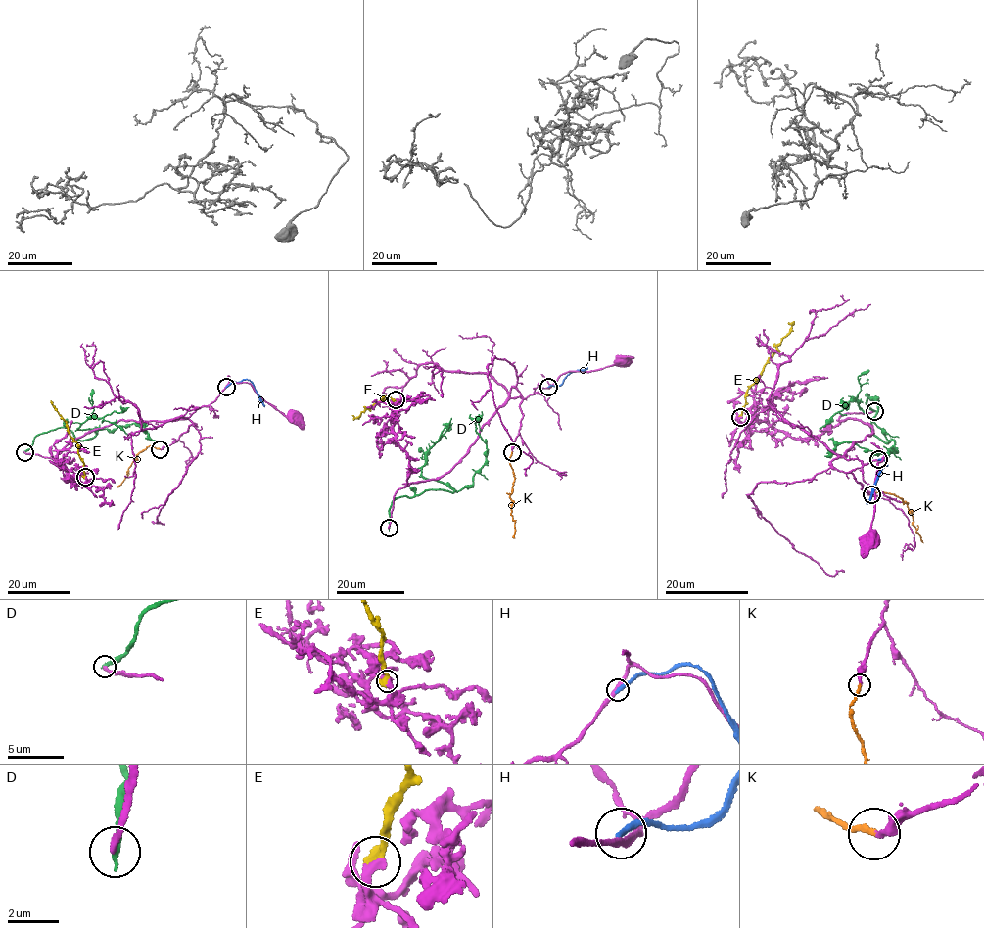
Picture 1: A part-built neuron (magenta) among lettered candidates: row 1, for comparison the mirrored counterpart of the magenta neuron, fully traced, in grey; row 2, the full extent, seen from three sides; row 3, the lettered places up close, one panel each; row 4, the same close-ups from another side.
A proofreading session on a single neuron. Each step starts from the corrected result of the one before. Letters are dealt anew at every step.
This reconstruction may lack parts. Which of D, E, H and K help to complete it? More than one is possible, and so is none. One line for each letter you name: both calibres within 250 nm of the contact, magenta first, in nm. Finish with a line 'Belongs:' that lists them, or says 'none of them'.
K: calibres 180 and 240 nm
Belongs: K

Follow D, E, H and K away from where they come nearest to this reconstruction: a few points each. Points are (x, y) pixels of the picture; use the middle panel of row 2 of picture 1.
D: (389, 528), (389, 509), (395, 499), (427, 490), (455, 491), (472, 485), (488, 451), (475, 426), (482, 411)
E: (395, 399), (385, 396), (352, 418)
H: (548, 387), (561, 385), (568, 374), (587, 368)
K: (511, 452), (510, 466), (514, 479), (509, 497), (515, 522), (513, 537)

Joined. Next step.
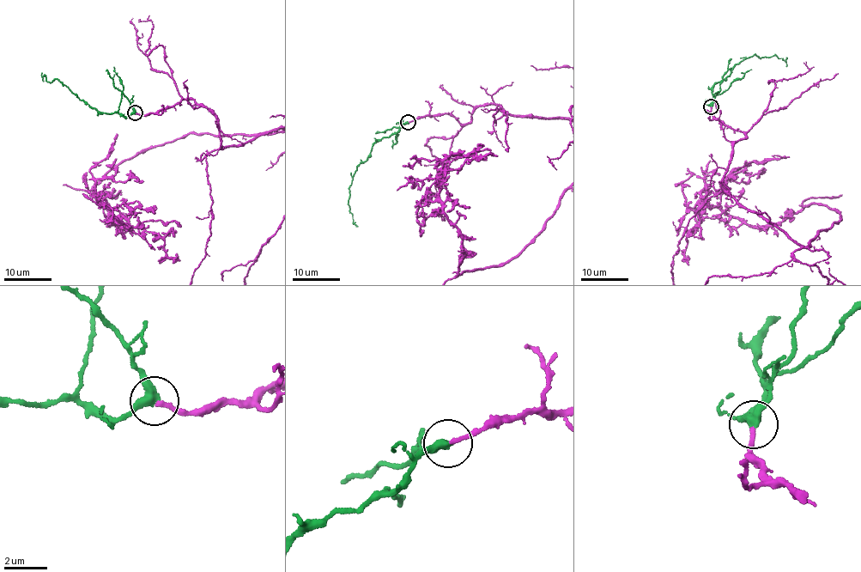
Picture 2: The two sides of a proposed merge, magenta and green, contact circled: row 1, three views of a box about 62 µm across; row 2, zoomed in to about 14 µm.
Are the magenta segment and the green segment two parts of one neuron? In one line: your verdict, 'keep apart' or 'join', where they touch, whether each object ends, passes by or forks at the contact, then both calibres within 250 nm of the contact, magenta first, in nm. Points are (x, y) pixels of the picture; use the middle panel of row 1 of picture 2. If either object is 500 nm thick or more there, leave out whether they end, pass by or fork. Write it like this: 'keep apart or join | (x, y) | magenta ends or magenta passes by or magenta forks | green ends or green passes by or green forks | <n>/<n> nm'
join | (408, 122) | magenta ends | green passes by | 190/360 nm

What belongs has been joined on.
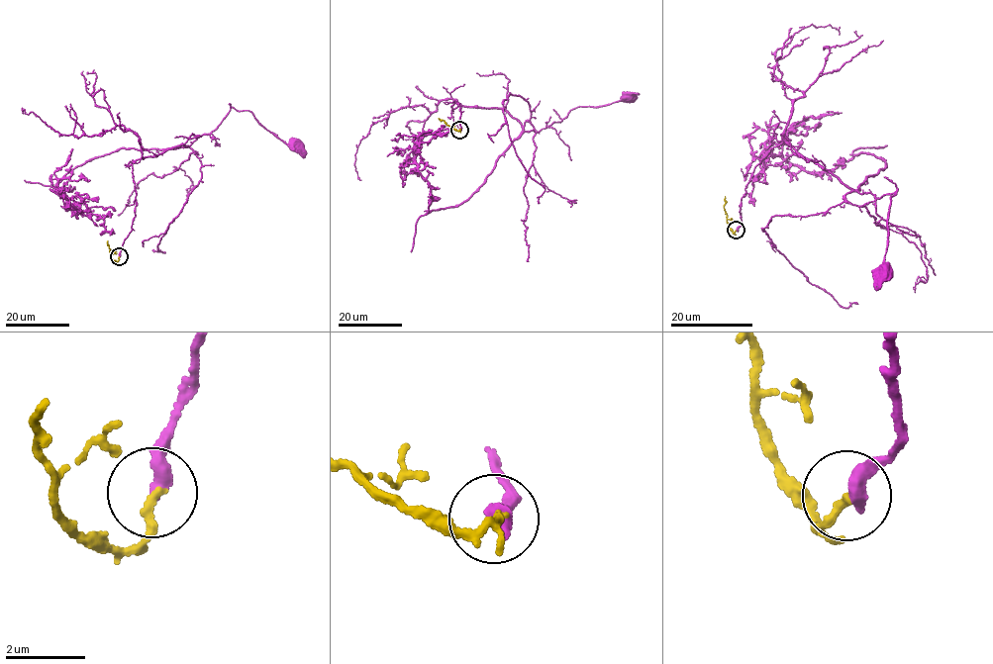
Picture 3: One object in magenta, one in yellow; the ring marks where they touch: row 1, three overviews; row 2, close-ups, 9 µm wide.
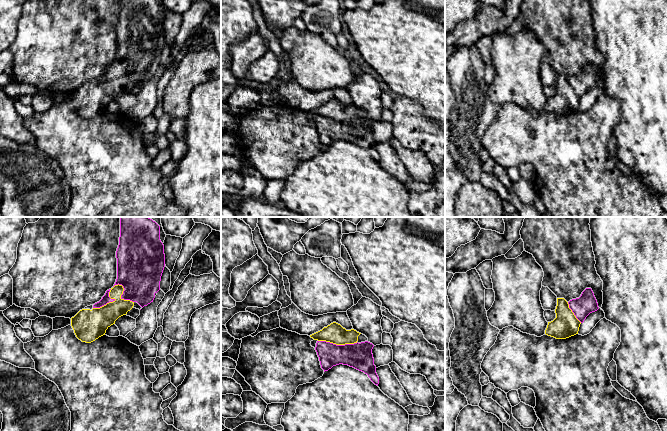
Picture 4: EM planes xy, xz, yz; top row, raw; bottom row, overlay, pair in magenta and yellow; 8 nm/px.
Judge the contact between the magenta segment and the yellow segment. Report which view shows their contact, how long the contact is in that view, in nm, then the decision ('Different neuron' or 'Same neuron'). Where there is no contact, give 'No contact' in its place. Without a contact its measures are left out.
Touches magenta in xz. Shared border 320 nm. Same neuron

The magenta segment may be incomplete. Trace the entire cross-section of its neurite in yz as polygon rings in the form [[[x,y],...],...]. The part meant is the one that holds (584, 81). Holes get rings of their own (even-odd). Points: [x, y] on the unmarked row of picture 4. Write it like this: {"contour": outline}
{"contour": [[[586,64],[581,72],[567,78],[557,74],[556,94],[548,98],[545,110],[556,115],[566,115],[578,110],[580,100],[586,93],[599,85],[591,64]]]}

